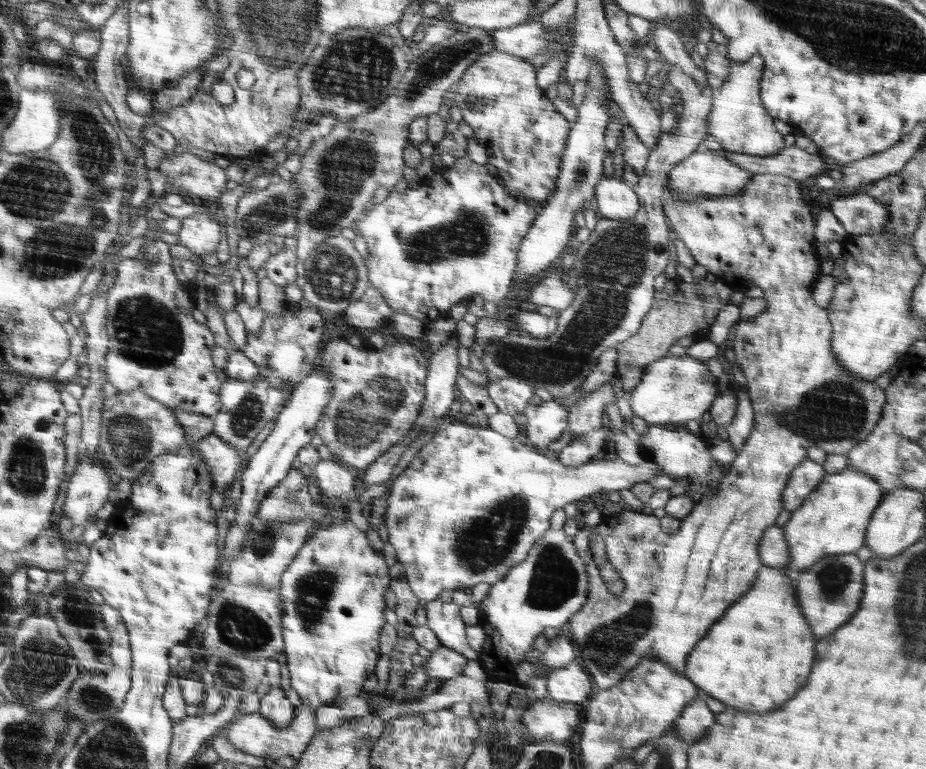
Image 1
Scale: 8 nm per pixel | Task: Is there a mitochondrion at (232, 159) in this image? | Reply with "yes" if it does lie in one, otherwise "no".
no

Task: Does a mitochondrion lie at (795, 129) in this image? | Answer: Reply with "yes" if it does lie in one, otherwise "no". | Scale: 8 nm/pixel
no

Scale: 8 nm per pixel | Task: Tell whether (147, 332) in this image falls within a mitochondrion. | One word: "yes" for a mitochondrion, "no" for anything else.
yes

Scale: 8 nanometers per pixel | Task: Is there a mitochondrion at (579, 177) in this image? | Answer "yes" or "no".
yes

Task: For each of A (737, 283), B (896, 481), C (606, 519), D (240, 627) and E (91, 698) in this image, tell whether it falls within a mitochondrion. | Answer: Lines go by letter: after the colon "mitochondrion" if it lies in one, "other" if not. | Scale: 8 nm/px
A: other
B: other
C: other
D: mitochondrion
E: mitochondrion

